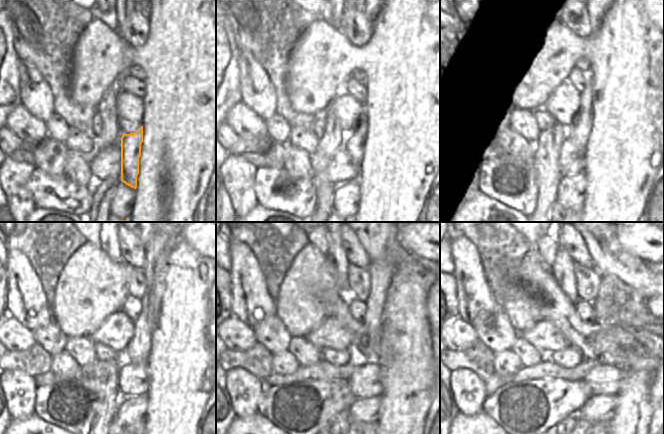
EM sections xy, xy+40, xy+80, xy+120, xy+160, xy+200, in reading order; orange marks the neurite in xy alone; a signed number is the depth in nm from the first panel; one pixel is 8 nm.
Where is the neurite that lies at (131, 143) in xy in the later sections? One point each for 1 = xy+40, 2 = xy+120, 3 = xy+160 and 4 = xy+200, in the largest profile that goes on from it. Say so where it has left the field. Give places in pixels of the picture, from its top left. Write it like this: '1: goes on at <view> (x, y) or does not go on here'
1: goes on at xy+40 (354, 140)
2: goes on at xy+120 (157, 254)
3: goes on at xy+160 (380, 271)
4: goes on at xy+200 (606, 290)

